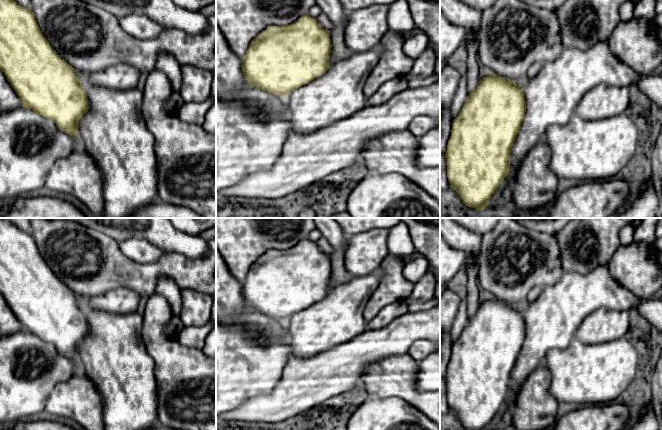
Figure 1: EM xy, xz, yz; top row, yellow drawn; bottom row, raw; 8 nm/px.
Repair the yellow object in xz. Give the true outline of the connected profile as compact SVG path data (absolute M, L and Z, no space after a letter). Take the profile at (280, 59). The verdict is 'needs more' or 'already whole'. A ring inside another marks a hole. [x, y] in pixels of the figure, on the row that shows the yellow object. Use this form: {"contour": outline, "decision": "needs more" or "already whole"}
{"contour": "M307 14L289 25L270 26L258 34L242 58L242 72L251 85L274 95L287 97L291 91L325 74L330 67L331 47L330 30L324 29L316 18Z", "decision": "already whole"}

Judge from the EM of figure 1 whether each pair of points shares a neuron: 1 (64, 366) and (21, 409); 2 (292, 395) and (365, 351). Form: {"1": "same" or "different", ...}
{"1": "same", "2": "same"}

